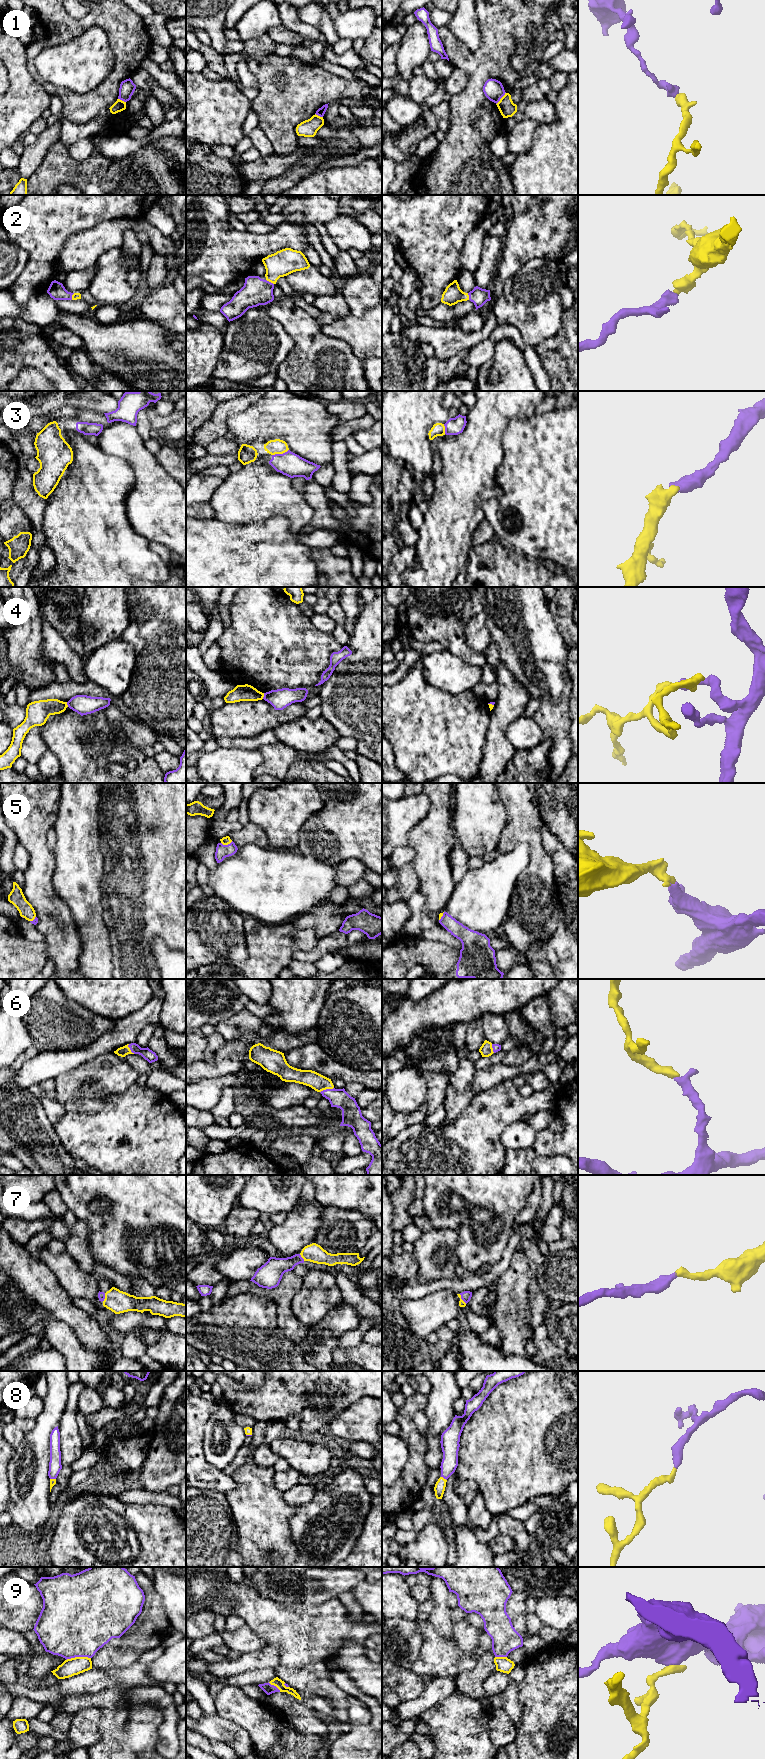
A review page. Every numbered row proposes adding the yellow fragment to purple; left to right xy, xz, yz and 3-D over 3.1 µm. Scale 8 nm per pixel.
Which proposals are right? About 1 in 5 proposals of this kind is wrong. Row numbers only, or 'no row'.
2, 3, 5, 6, 7, 8, 9

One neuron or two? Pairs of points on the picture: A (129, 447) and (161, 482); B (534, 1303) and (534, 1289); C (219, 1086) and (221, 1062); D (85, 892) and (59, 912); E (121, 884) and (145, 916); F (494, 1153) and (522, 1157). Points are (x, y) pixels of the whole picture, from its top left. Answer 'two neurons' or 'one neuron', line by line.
A: one neuron
B: one neuron
C: two neurons
D: two neurons
E: one neuron
F: two neurons

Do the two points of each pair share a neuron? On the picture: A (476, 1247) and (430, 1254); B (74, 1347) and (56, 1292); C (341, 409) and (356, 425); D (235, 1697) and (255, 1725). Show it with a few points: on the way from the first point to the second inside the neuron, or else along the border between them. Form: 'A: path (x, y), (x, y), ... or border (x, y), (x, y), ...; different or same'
A: border (446, 1228), (457, 1234), (459, 1263); different
B: border (50, 1315), (64, 1321), (73, 1330), (80, 1342); different
C: border (366, 413), (358, 418), (341, 423); different
D: path (237, 1704), (251, 1718); same

